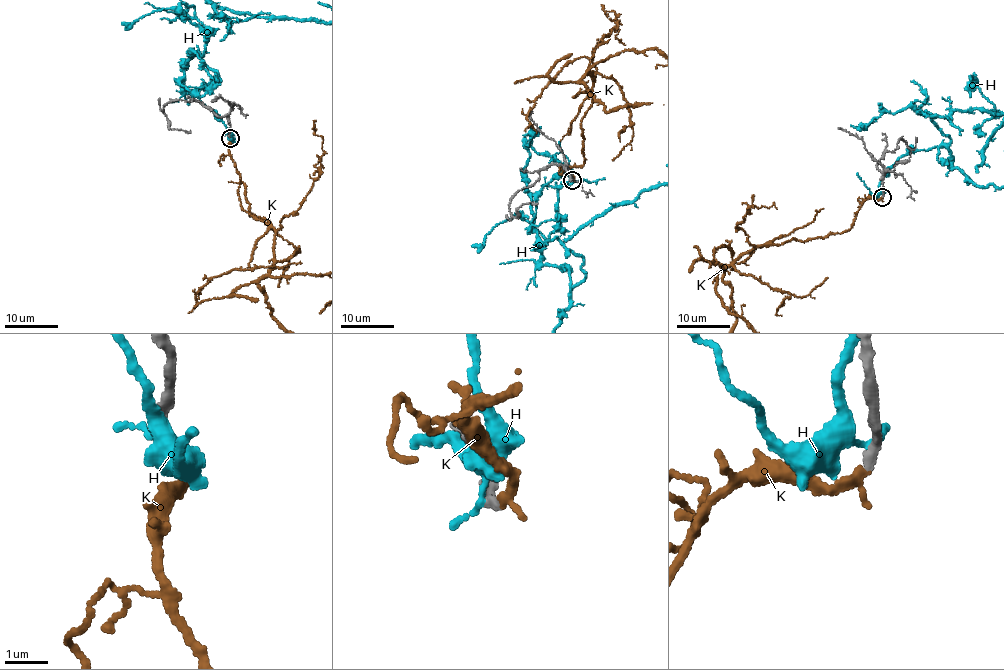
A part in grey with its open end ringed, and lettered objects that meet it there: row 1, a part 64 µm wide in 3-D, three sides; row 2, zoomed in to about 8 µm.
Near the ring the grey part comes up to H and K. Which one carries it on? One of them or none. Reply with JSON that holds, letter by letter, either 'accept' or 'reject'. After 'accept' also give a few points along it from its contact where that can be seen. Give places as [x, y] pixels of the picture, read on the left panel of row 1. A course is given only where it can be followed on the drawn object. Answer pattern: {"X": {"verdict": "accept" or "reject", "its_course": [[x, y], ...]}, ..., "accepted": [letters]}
{"H": {"verdict": "reject"}, "K": {"verdict": "accept"}, "accepted": ["K"]}

